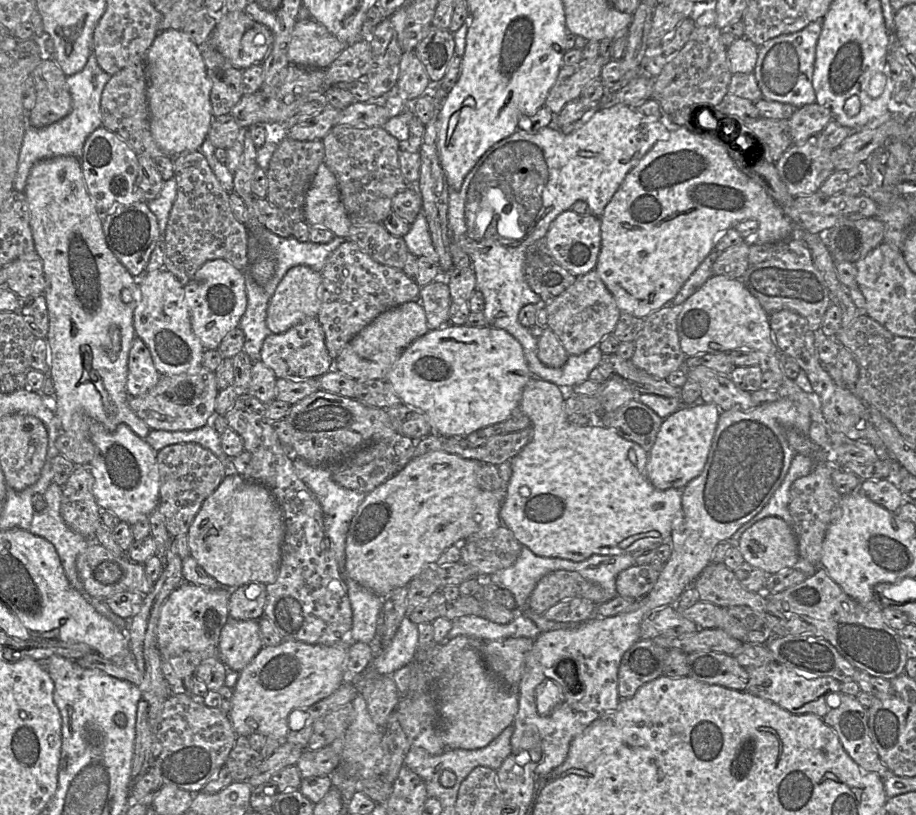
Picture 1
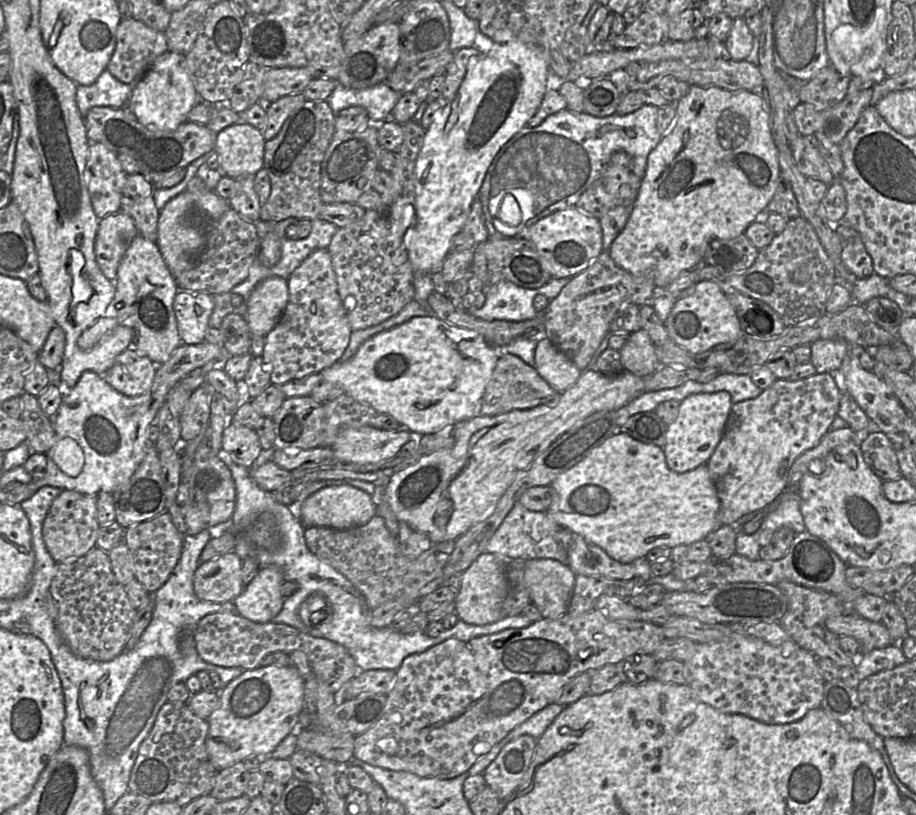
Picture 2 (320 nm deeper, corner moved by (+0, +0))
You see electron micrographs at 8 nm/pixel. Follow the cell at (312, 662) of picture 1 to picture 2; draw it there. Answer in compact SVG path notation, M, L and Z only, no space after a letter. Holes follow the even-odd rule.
M268 665L243 671L220 691L219 704L207 719L209 728L205 742L209 760L217 772L250 756L271 757L286 736L296 733L299 715L305 709L304 680L294 666Z

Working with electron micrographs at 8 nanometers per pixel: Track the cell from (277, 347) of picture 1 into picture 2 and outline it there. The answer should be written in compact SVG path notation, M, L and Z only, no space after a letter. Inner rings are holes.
M328 249L310 254L288 278L288 303L277 325L265 336L263 363L269 368L270 383L284 384L319 373L332 366L345 352L352 333L346 310L338 293L338 284Z

